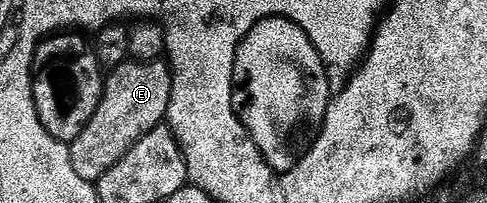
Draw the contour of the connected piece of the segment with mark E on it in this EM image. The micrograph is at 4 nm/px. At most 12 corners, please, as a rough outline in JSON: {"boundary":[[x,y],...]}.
{"boundary":[[128,61],[106,76],[77,177],[98,183],[168,118],[171,68]]}

